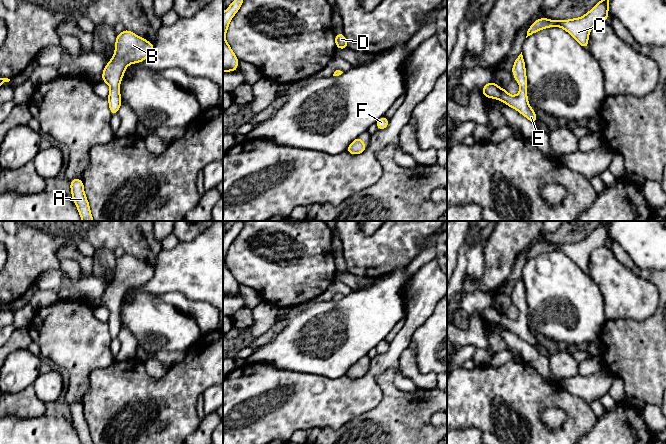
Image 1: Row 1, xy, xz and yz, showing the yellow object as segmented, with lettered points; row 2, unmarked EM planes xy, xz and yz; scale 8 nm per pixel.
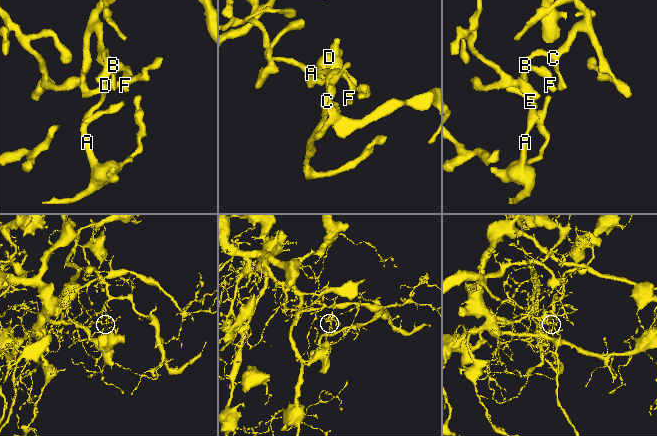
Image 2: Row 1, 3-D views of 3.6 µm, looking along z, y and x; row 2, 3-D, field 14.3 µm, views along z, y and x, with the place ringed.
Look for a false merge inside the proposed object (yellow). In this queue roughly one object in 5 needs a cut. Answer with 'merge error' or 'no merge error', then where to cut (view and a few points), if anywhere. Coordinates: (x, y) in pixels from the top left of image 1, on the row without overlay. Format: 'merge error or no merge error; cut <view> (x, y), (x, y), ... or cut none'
no merge error; cut none

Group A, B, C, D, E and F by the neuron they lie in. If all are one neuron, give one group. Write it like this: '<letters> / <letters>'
A B C D E F

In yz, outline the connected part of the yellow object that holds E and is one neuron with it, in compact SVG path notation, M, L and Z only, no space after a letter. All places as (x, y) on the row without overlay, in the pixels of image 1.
M521 278L515 283L514 289L511 293L516 306L520 309L519 317L516 320L510 319L506 313L496 309L494 305L487 307L482 312L481 316L484 321L500 324L507 328L507 330L517 334L520 338L525 340L529 345L535 347L537 342L534 333L532 333L527 321L527 301L524 282Z

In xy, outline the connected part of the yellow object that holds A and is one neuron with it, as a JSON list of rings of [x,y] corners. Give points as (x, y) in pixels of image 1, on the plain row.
[[[75,402],[70,406],[73,425],[82,444],[94,444],[90,435],[90,429],[84,416],[83,404]]]

